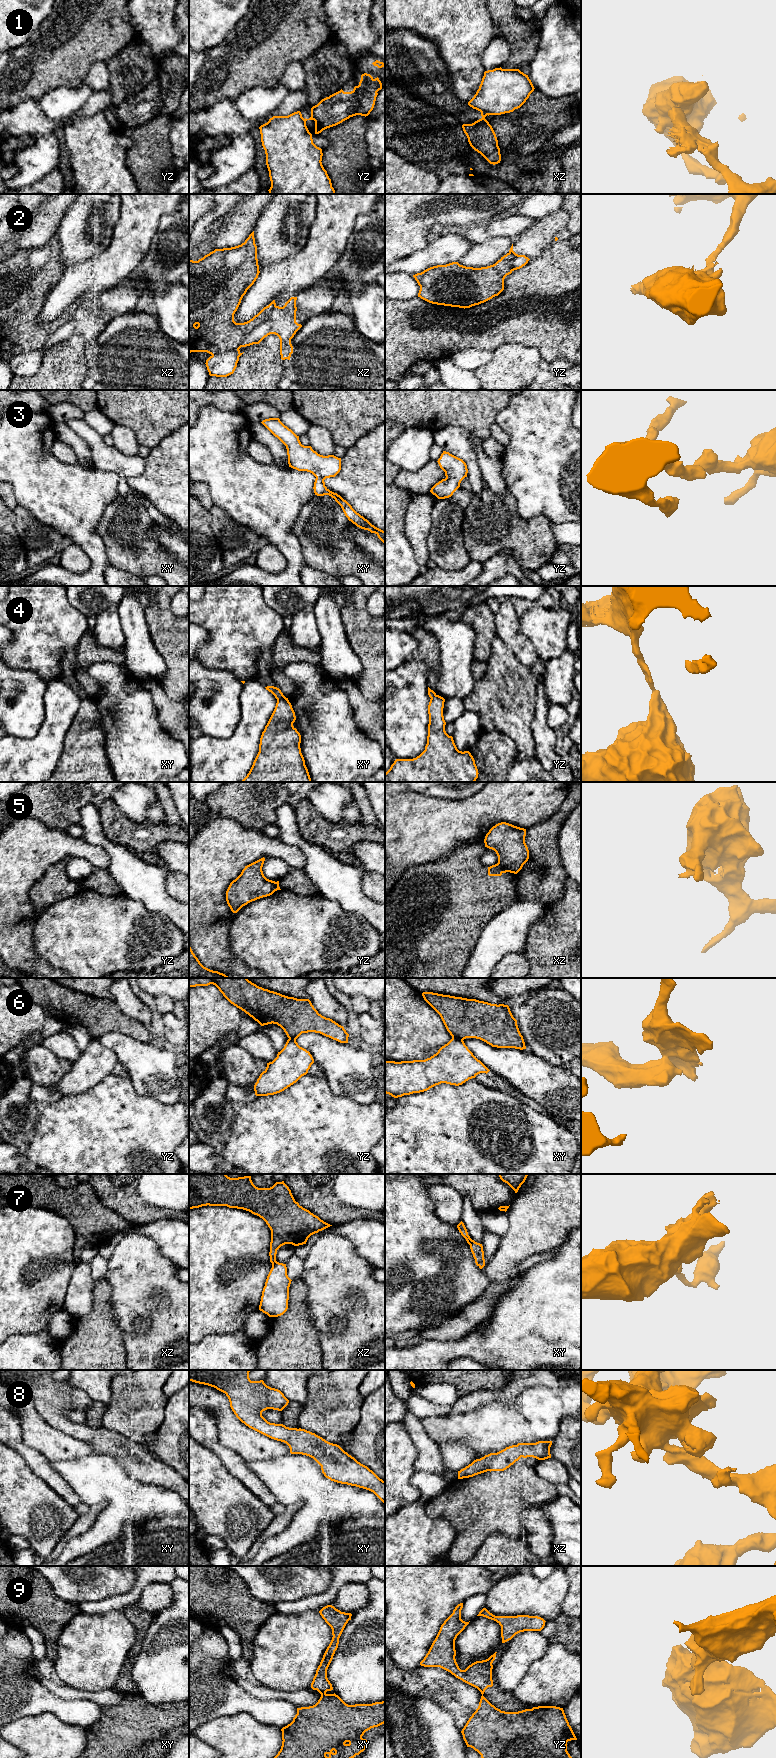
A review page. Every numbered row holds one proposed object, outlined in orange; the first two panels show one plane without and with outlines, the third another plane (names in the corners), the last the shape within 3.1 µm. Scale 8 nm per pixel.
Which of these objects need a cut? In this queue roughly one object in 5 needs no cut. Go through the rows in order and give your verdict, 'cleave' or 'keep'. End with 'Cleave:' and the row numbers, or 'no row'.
1: cleave
2: cleave
3: keep
4: cleave
5: cleave
6: cleave
7: cleave
8: keep
9: cleave
Cleave: 1, 2, 4, 5, 6, 7, 9

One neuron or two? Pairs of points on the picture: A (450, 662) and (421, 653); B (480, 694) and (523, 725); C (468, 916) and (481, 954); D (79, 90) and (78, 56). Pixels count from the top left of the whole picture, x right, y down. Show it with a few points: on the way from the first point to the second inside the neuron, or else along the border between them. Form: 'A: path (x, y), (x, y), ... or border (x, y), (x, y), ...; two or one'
A: border (433, 636), (440, 663), (436, 682); two
B: path (491, 700), (502, 711), (508, 711), (512, 715); one
C: border (490, 920), (482, 930), (468, 962); two
D: border (81, 79), (75, 86), (60, 86), (57, 88); two

